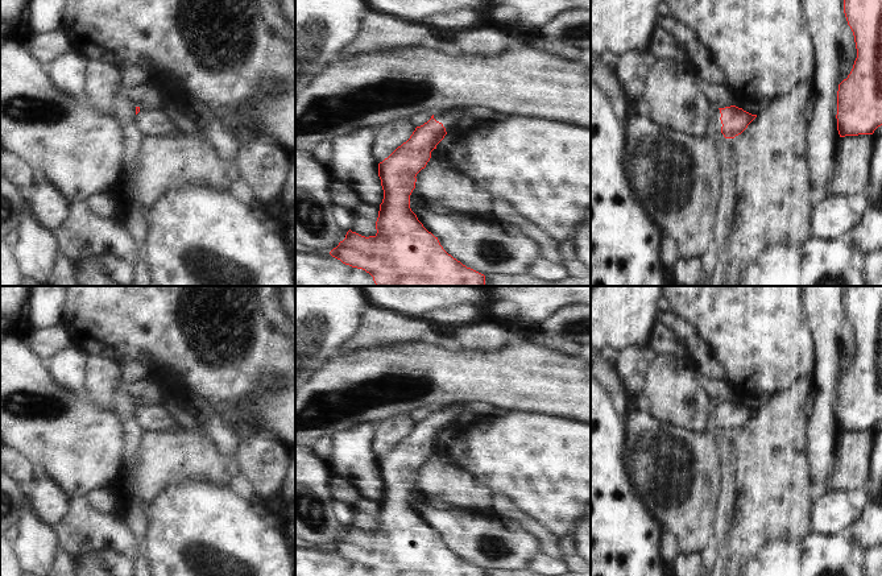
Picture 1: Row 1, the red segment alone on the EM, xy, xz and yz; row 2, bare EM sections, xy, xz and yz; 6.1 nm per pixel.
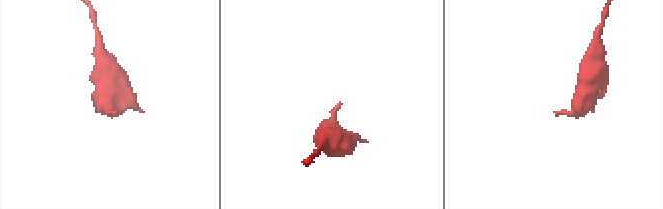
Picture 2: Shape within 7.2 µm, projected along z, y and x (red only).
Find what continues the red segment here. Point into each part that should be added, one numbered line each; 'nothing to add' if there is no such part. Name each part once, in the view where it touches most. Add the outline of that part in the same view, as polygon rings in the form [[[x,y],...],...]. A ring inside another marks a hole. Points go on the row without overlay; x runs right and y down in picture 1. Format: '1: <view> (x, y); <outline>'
1: yz (716, 419); [[[715,403],[711,411],[711,428],[712,430],[721,428],[722,419],[721,419],[720,413],[721,413],[720,405]]]

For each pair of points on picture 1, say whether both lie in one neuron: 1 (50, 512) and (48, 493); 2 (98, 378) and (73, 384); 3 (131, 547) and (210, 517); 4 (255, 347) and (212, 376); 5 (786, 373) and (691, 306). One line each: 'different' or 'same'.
1: same
2: different
3: different
4: same
5: same

